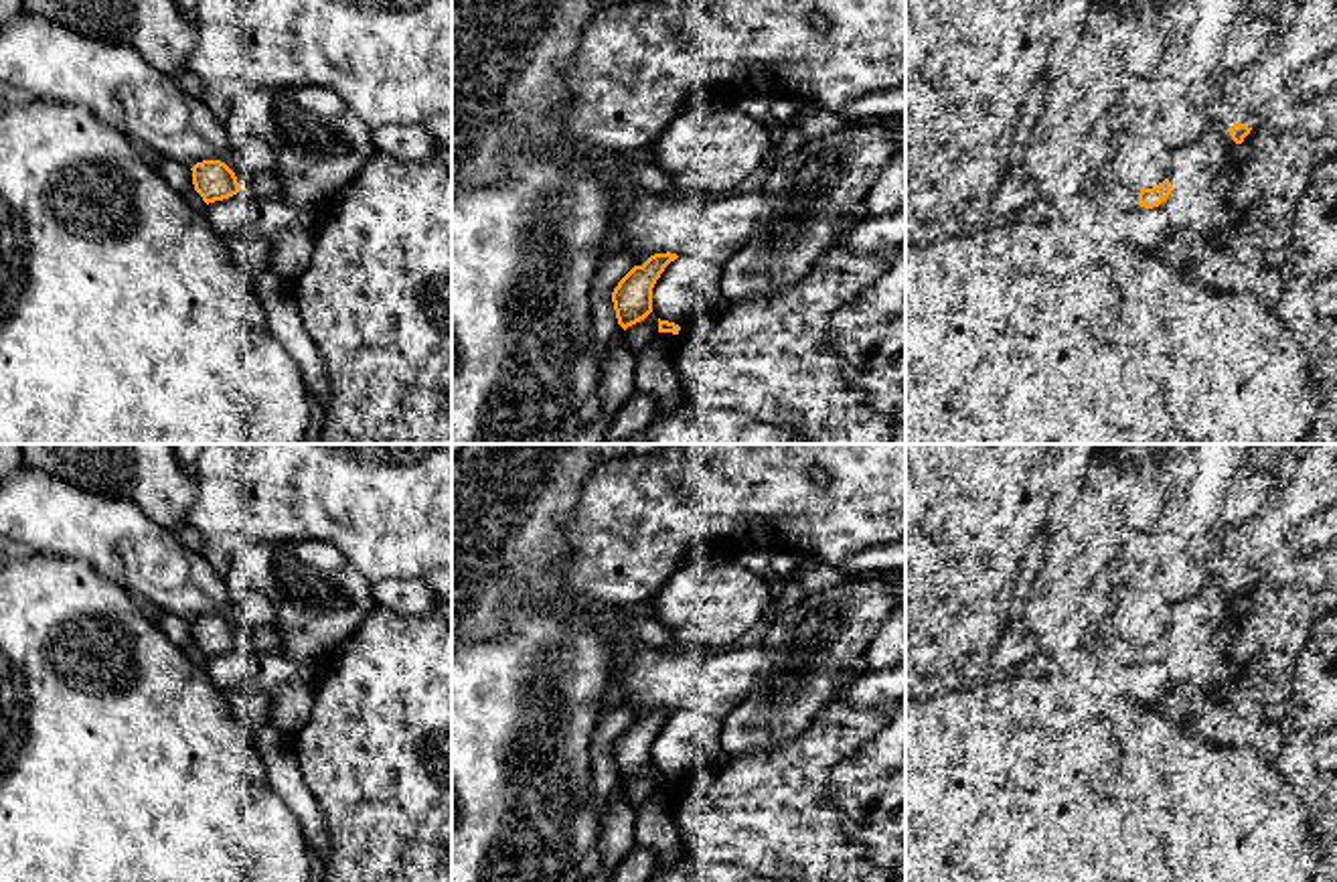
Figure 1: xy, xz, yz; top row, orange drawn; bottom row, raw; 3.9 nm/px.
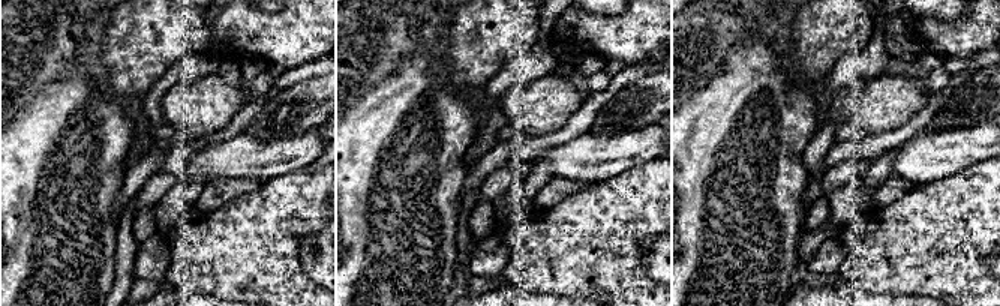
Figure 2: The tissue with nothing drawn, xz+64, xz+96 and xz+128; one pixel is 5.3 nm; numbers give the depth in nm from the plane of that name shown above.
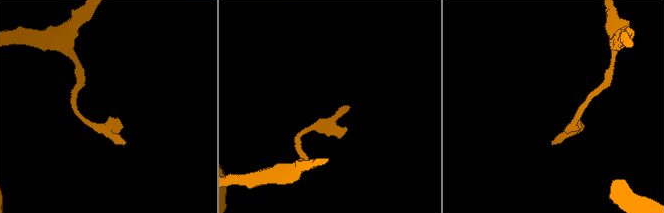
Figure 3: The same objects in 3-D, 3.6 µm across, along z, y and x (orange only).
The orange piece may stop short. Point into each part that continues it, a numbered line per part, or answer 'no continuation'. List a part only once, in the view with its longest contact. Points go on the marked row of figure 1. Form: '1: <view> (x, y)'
no continuation

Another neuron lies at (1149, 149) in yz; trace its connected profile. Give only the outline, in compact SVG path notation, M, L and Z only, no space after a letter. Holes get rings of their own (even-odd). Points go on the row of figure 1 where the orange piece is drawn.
M1141 122L1132 134L1128 134L1114 148L1114 160L1126 162L1134 187L1153 189L1169 178L1175 142L1155 122Z

